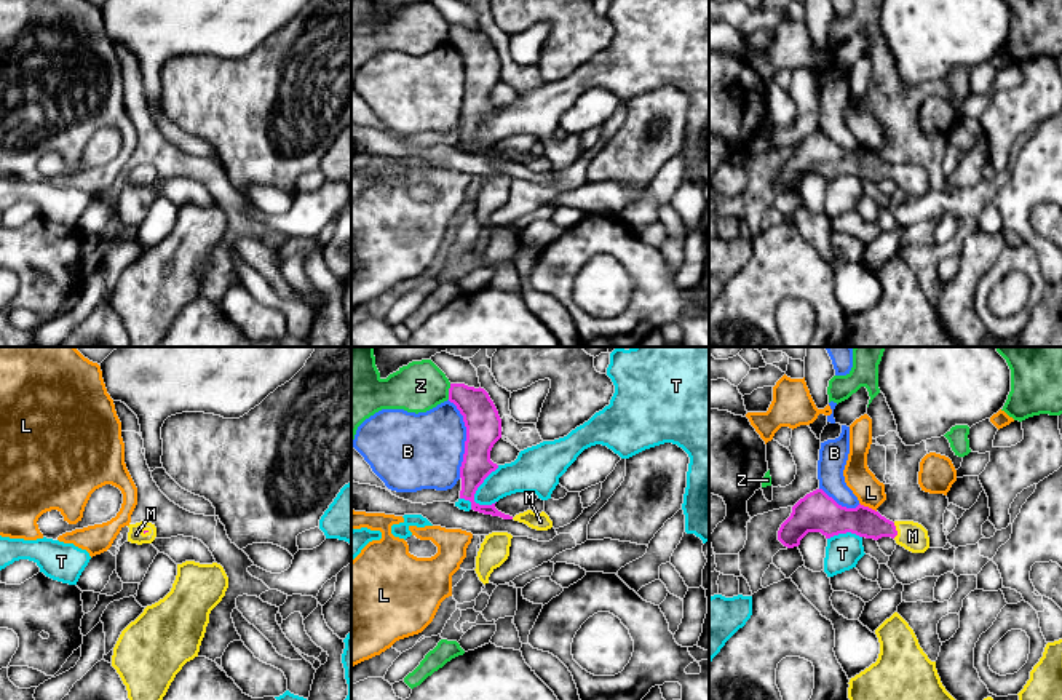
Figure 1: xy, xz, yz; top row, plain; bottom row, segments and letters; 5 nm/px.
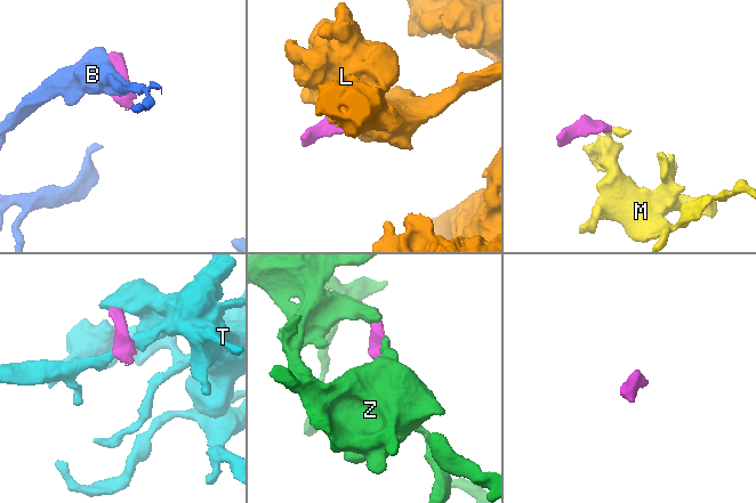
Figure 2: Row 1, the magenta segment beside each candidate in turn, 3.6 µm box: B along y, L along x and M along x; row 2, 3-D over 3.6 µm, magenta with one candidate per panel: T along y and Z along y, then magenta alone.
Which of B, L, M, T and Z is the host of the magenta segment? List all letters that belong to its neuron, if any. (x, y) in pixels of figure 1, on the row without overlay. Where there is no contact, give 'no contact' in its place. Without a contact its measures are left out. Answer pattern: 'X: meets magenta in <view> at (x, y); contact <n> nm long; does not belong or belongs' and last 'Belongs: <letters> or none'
B: meets magenta in xz at (467, 80); contact 400 nm long; does not belong
L: meets magenta in yz at (867, 149); contact 100 nm long; does not belong
M: meets magenta in yz at (896, 173); contact 80 nm long; belongs
T: meets magenta in xz at (478, 128); contact 260 nm long; does not belong
Z: meets magenta in xz at (449, 34); contact 80 nm long; does not belong
Belongs: M

